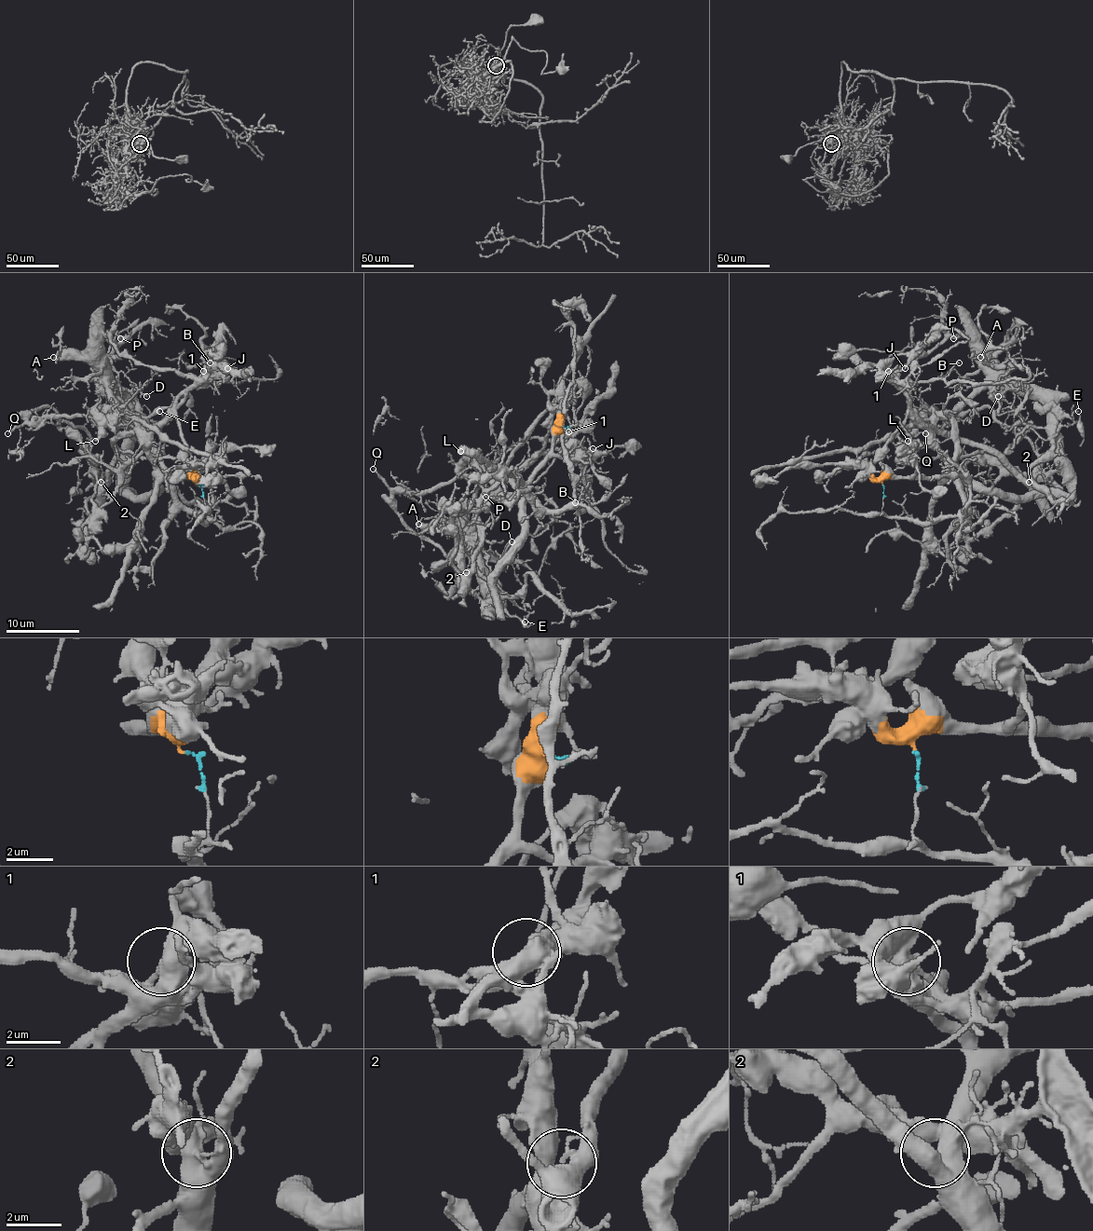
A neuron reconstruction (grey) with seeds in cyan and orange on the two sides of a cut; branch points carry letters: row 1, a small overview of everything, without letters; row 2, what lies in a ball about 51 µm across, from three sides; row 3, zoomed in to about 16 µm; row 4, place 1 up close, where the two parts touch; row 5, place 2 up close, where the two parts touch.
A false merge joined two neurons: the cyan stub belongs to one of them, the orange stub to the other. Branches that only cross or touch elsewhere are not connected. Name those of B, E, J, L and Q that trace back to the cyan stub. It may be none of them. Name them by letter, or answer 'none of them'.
E

